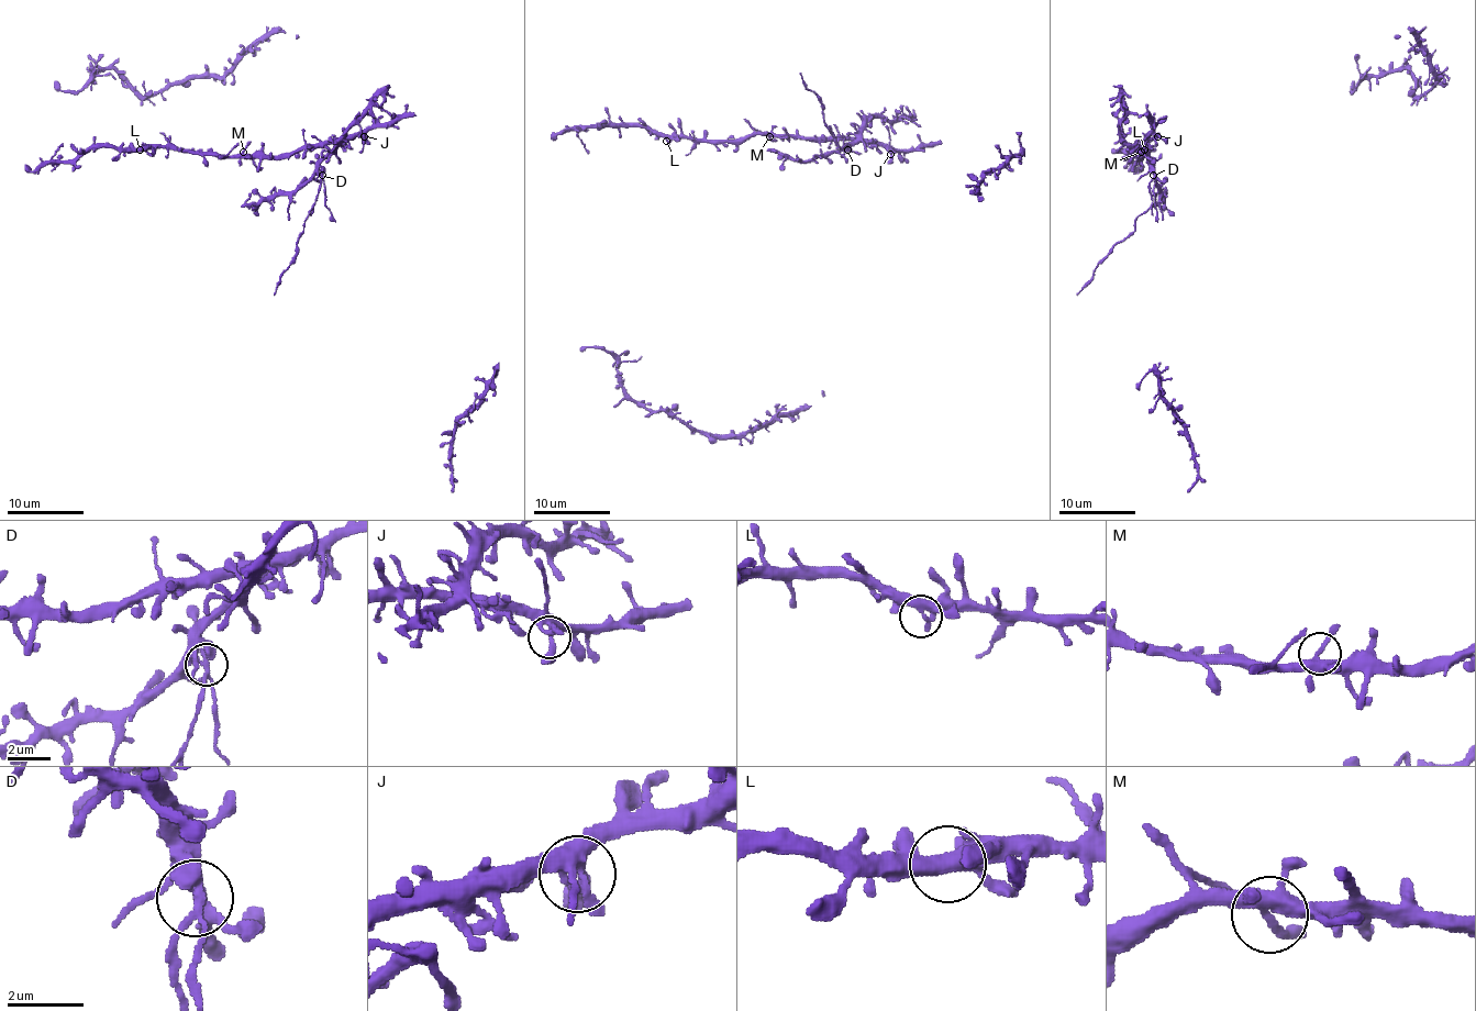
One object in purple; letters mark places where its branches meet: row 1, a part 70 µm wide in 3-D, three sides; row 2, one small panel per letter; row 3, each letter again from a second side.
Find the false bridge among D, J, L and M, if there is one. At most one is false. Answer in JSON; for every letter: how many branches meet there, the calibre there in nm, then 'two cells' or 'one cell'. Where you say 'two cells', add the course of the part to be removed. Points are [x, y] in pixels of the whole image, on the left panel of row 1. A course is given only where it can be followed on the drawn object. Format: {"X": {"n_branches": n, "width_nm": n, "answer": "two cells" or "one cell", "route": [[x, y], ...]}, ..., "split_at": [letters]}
{"D": {"n_branches": 5, "width_nm": 320, "answer": "two cells", "route": [[322, 175], [320, 190], [297, 237], [296, 259], [281, 274], [274, 296]]}, "J": {"n_branches": 5, "width_nm": 260, "answer": "one cell"}, "L": {"n_branches": 4, "width_nm": 360, "answer": "one cell"}, "M": {"n_branches": 5, "width_nm": 300, "answer": "one cell"}, "split_at": ["D"]}

